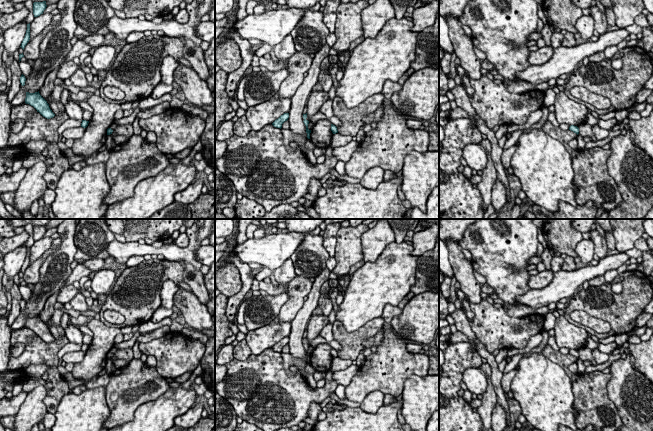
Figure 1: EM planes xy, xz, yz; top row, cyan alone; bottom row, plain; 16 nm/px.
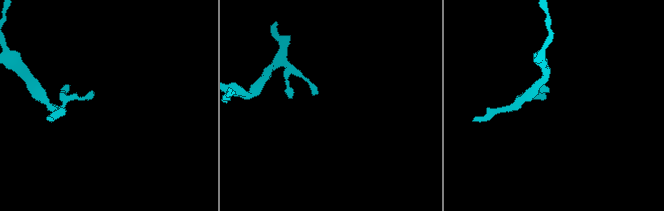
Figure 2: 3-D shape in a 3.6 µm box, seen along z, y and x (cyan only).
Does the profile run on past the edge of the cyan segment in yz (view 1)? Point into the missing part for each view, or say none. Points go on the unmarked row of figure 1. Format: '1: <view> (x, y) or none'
1: none

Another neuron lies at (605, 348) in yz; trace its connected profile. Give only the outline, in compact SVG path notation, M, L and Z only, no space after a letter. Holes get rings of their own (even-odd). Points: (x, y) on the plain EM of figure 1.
M612 342L612 343L609 343L609 344L602 344L602 343L599 343L599 346L598 346L598 350L603 352L603 353L607 353L607 354L610 354L612 351L614 351L615 349L617 348L617 344L616 342Z

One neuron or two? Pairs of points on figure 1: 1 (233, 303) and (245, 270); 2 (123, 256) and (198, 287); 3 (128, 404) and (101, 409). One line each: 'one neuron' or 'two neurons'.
1: one neuron
2: two neurons
3: two neurons

